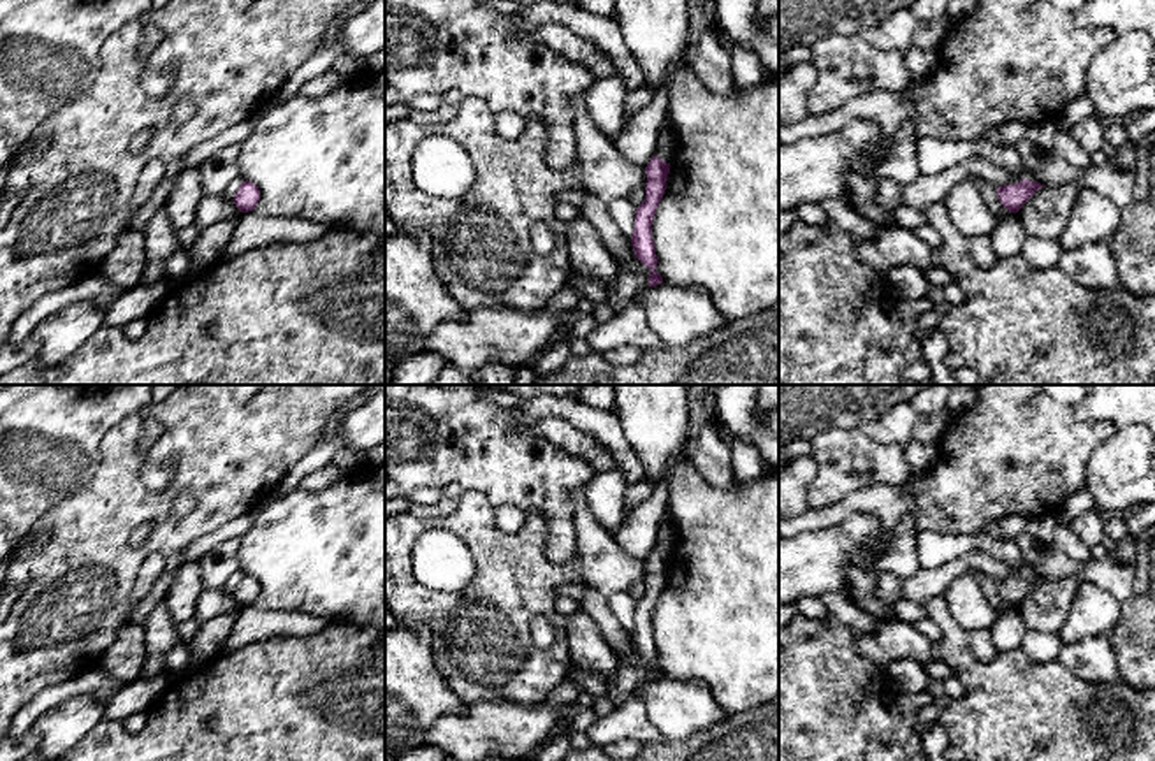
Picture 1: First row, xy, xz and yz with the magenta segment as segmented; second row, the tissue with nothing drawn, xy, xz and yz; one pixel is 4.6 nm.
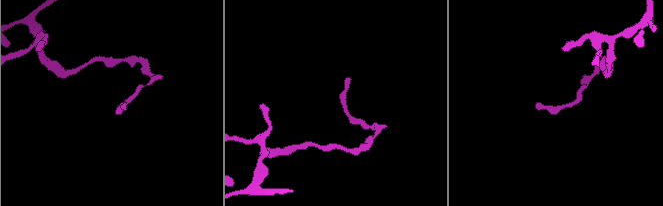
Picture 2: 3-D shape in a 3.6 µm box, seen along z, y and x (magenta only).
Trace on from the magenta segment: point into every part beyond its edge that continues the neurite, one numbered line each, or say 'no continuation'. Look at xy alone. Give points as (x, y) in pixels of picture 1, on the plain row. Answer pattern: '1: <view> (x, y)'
no continuation

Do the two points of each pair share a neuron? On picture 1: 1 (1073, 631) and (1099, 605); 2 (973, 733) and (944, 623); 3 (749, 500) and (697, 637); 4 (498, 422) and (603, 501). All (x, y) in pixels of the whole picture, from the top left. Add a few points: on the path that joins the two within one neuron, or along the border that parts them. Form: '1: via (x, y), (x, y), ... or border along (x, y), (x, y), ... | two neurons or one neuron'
1: via (1080, 624), (1092, 612) | one neuron
2: via (985, 705), (985, 684), (955, 651) | one neuron
3: via (749, 533), (749, 584), (730, 603) | one neuron
4: border along (596, 473), (582, 485) | two neurons

